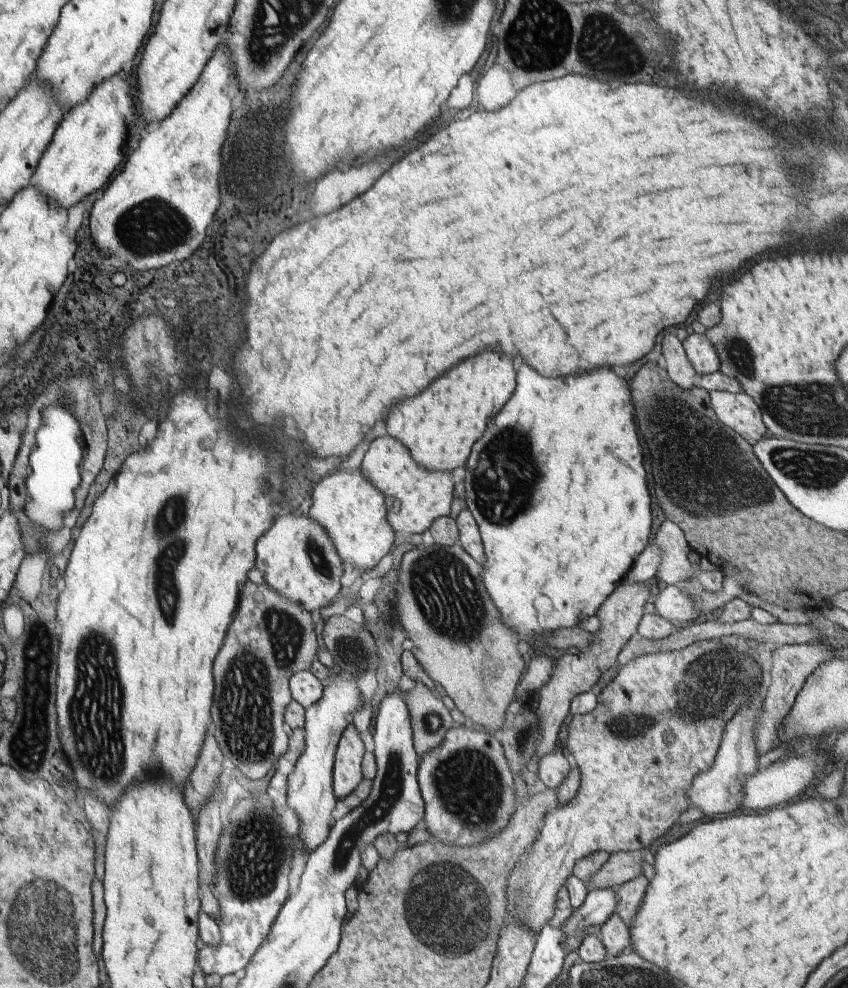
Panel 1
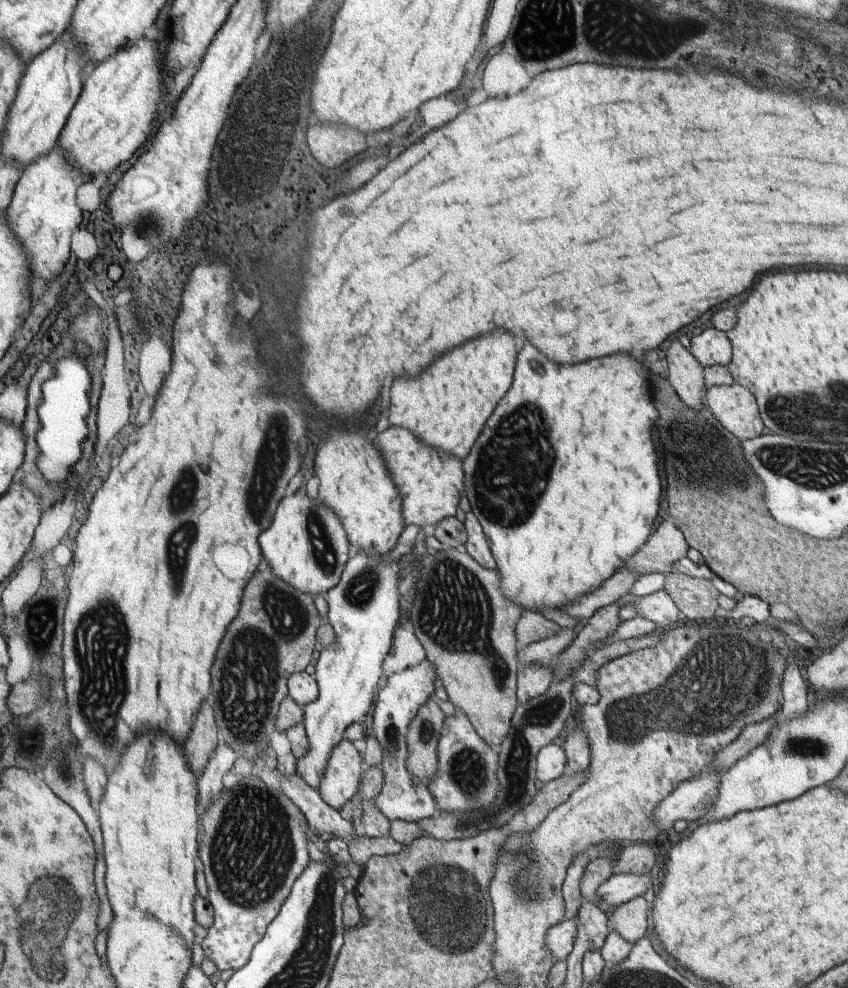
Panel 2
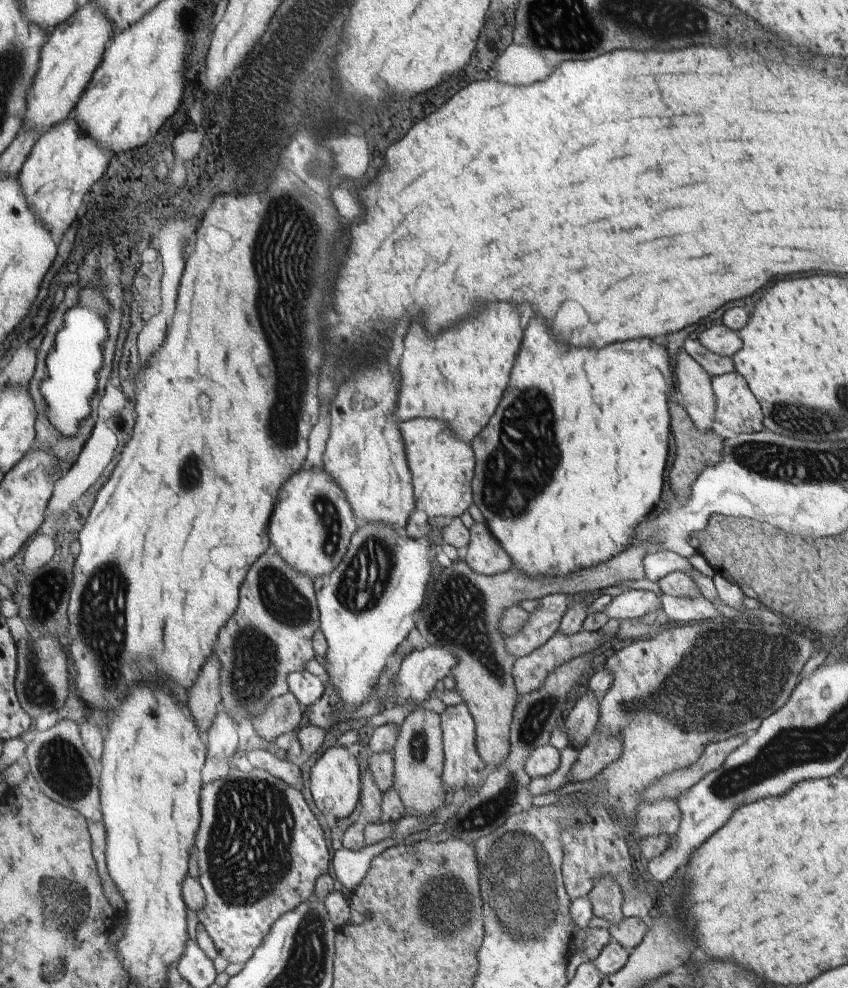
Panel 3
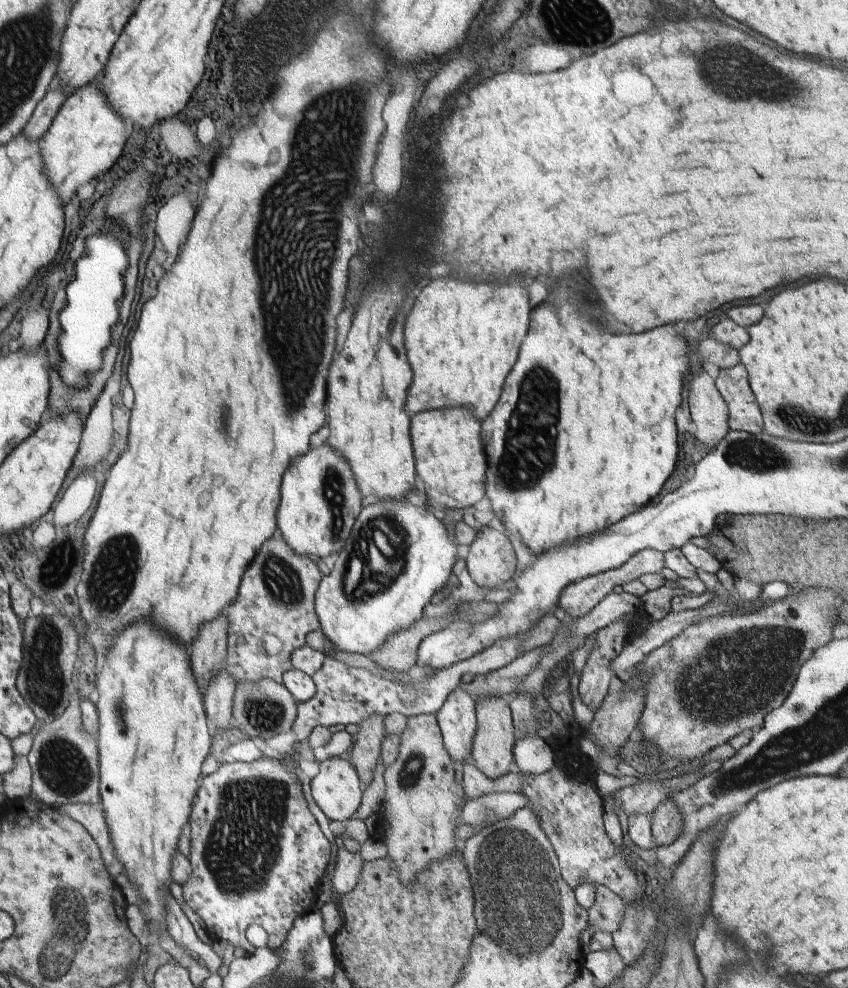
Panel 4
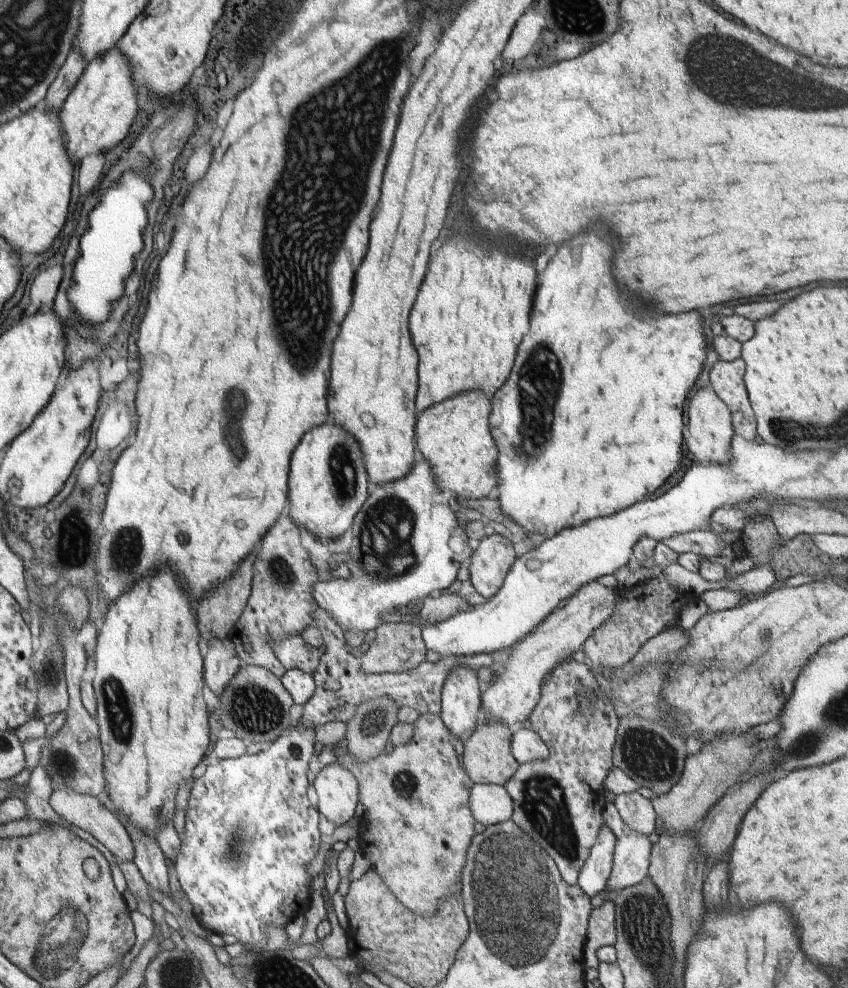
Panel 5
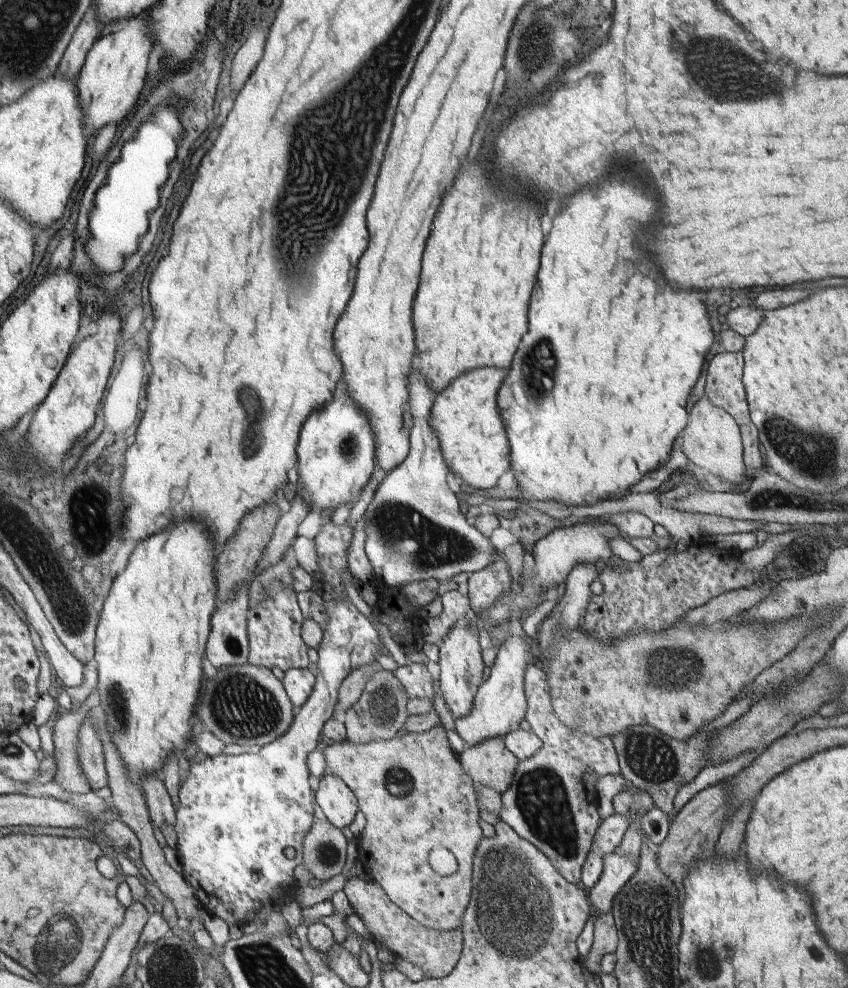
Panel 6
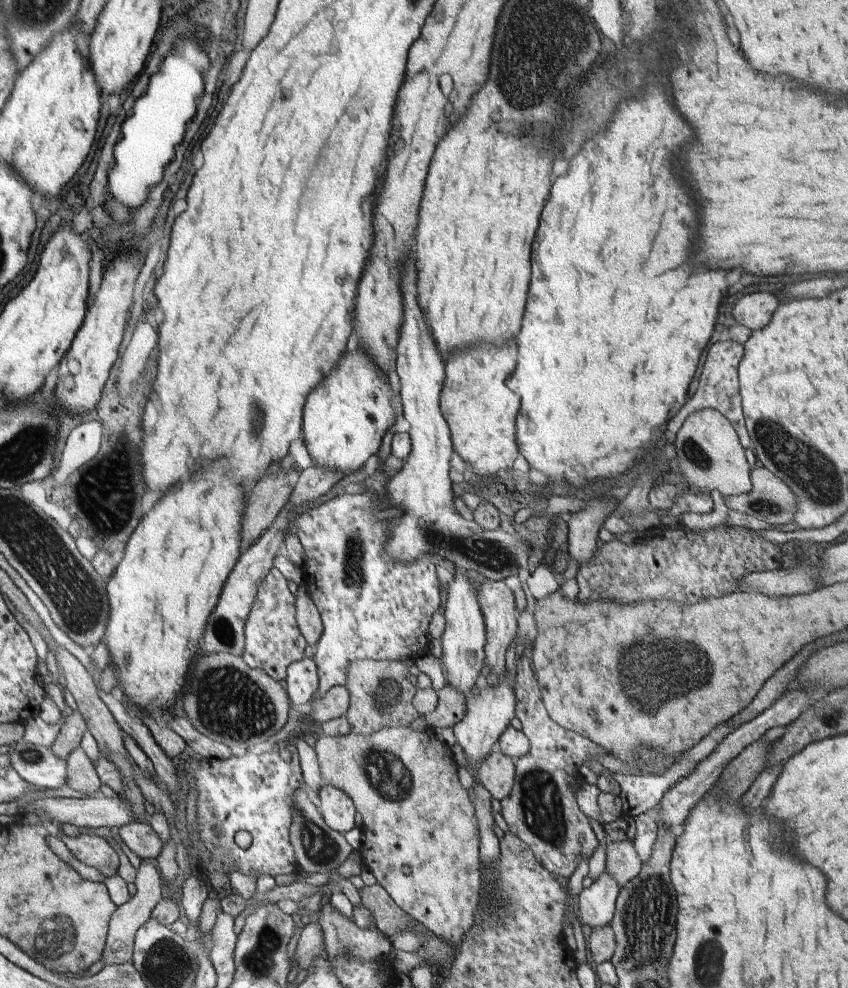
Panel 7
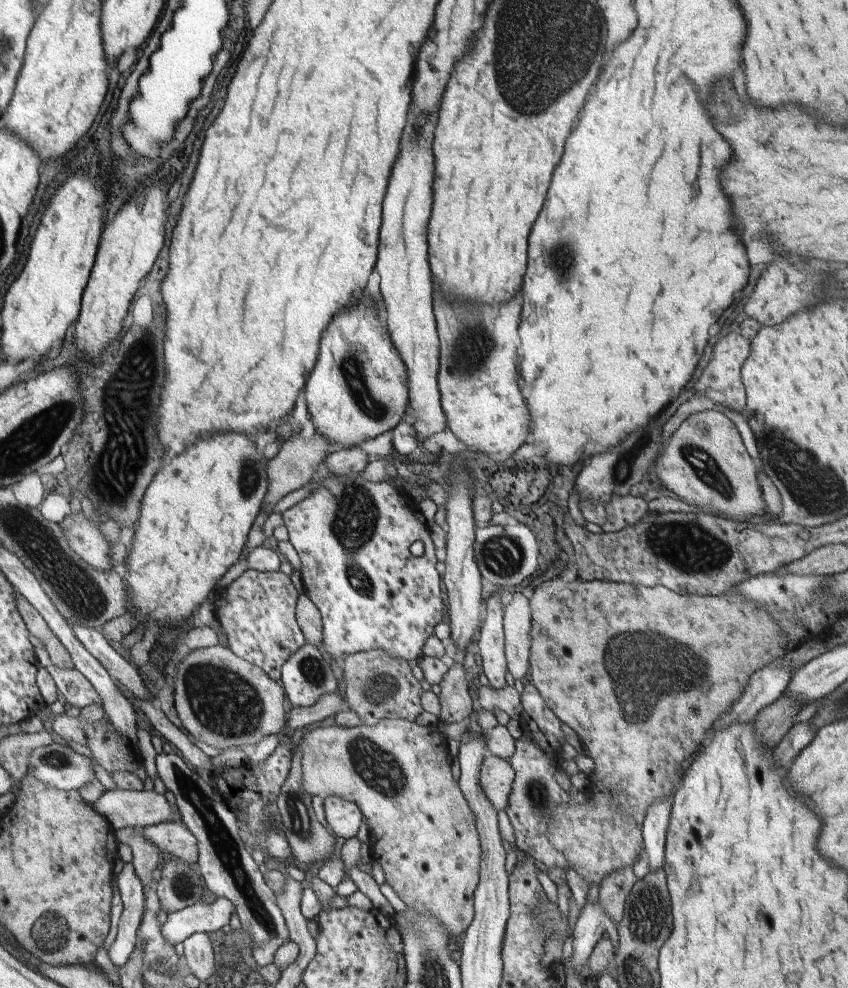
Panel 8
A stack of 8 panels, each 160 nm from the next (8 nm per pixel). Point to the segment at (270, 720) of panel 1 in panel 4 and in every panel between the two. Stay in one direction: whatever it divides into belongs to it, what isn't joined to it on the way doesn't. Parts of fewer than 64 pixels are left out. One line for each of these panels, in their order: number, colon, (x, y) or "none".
2: (273, 636)
3: (270, 635)
4: (274, 611)

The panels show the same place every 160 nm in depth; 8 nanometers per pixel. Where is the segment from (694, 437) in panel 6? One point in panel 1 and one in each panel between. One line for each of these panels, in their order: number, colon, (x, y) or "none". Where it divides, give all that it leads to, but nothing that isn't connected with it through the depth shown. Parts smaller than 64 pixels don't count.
1: (674, 358)
2: (686, 375)
3: (693, 385)
4: (709, 413)
5: (708, 434)

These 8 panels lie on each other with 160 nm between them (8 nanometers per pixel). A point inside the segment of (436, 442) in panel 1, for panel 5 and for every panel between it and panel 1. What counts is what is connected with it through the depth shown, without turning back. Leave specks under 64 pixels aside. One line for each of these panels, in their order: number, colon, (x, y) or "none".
2: (446, 407)
3: (458, 378)
4: (462, 339)
5: (472, 311)

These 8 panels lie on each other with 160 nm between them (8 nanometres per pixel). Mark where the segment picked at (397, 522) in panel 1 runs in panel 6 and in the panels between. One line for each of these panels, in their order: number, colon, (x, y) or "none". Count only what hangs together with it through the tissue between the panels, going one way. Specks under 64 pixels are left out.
2: (429, 481)
3: (442, 467)
4: (451, 465)
5: (455, 435)
6: (472, 439)

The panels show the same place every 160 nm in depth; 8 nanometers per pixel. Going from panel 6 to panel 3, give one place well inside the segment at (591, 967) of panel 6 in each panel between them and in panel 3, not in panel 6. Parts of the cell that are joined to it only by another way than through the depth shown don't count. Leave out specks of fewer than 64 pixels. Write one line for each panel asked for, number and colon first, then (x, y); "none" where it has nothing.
3: (606, 896)
4: (605, 915)
5: (601, 931)

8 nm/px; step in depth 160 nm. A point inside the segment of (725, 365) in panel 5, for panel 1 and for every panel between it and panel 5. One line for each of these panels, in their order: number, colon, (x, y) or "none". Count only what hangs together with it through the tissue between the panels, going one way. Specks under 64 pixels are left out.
1: (738, 411)
2: (734, 406)
3: (737, 409)
4: (744, 414)

